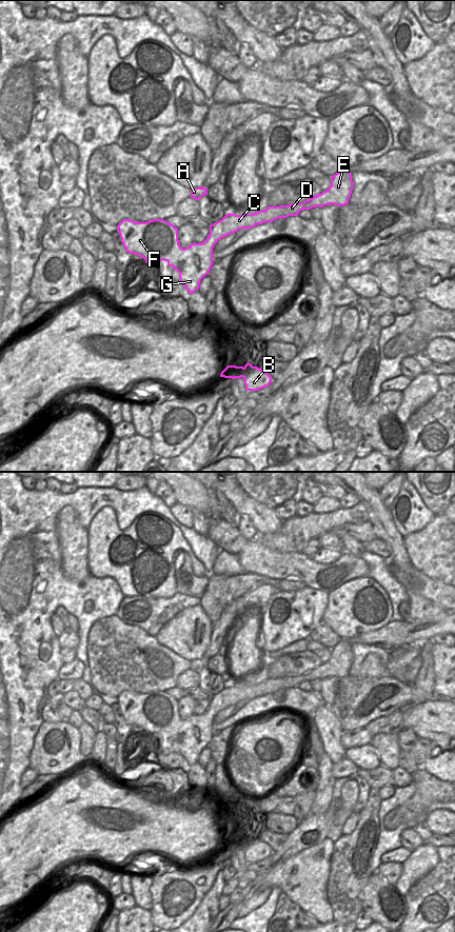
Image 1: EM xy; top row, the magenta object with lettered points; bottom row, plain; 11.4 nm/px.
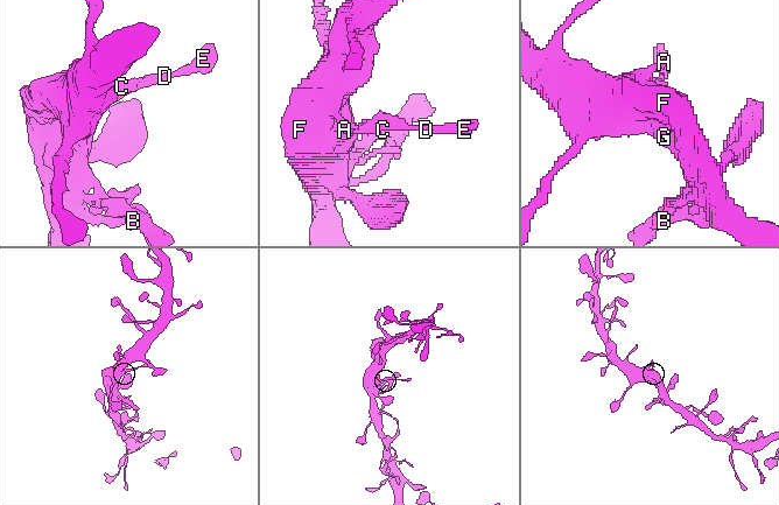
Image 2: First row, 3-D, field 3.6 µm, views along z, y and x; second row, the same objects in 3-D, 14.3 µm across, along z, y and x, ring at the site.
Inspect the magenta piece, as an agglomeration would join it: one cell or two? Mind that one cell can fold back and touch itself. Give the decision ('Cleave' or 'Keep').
Keep

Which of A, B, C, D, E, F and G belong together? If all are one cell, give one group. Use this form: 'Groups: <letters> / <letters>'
Groups: A B C D E F G

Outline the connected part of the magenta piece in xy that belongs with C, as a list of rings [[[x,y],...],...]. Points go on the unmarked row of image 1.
[[[341,640],[331,649],[330,659],[301,675],[291,675],[289,677],[268,678],[263,682],[254,686],[226,686],[221,692],[210,697],[210,706],[202,715],[192,715],[190,718],[182,720],[178,712],[178,700],[163,691],[153,691],[147,694],[135,694],[130,691],[123,691],[117,697],[117,703],[120,707],[121,714],[125,722],[130,726],[140,728],[147,736],[156,738],[160,733],[166,733],[169,738],[173,738],[179,745],[179,754],[192,766],[199,760],[201,751],[209,746],[213,737],[213,719],[221,710],[237,703],[240,700],[252,700],[257,696],[273,694],[278,690],[289,688],[298,688],[302,681],[312,679],[322,679],[324,677],[335,676],[337,678],[349,675],[353,661],[352,646],[348,640]]]

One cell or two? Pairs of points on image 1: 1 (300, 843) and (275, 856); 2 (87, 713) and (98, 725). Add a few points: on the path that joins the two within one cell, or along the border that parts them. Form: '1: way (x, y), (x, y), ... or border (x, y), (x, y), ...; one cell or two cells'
1: way (294, 845), (281, 854); one cell
2: way (91, 716), (96, 721); one cell

